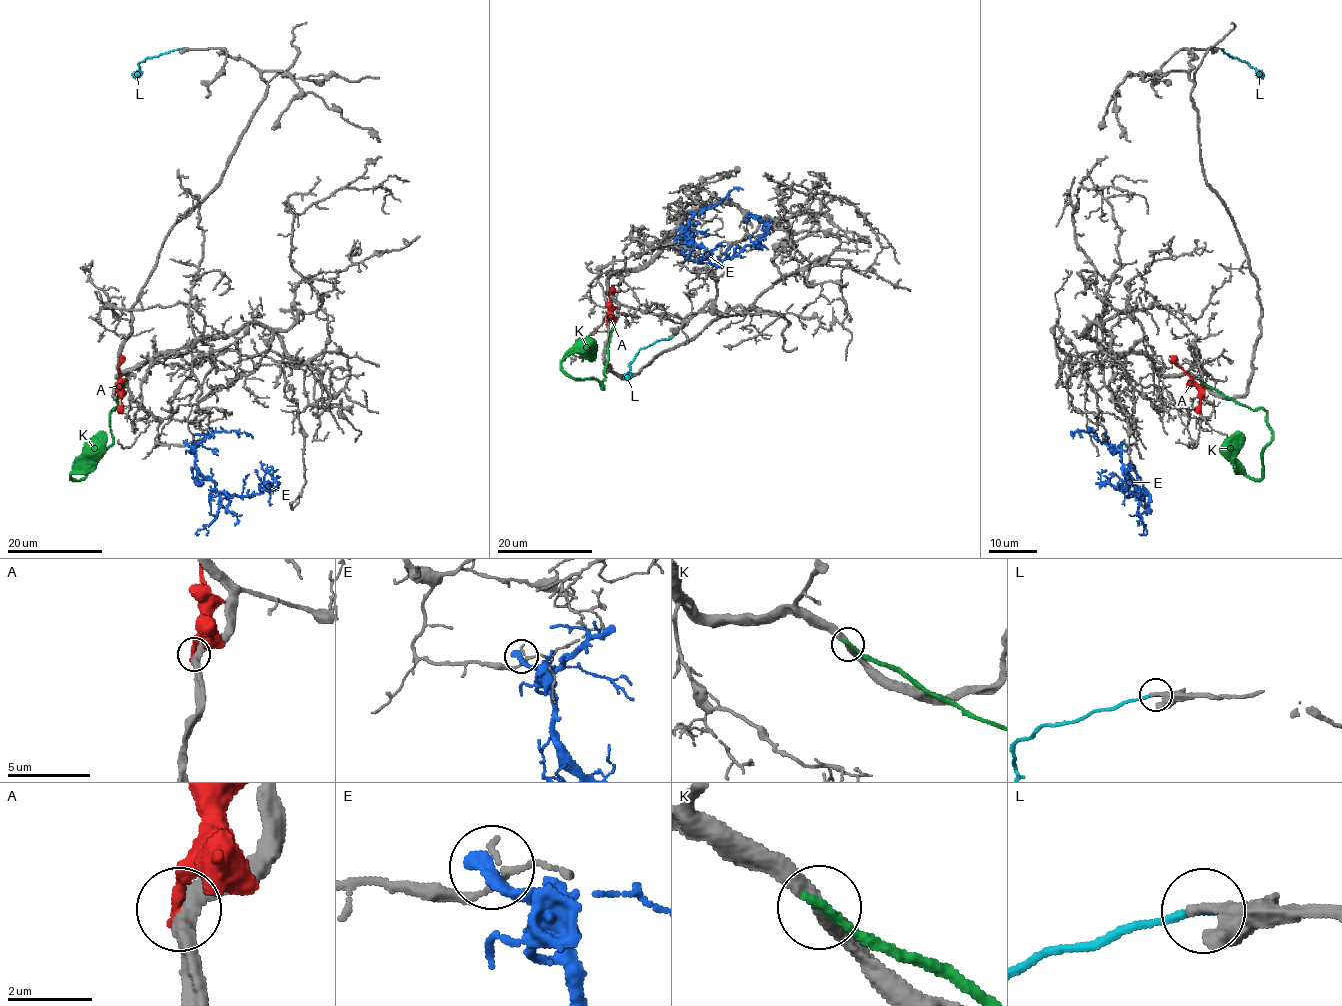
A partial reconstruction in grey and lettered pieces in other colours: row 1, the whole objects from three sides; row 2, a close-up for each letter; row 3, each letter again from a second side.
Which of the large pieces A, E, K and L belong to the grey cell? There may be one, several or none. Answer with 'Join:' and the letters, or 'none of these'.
Join: K

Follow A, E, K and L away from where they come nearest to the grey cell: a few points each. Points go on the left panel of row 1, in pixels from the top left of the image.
A: (116, 387), (118, 365), (123, 356)
E: (185, 443), (193, 449), (195, 467), (214, 482), (221, 493), (255, 494), (277, 485), (264, 482), (255, 470)
K: (126, 383), (120, 391), (117, 406), (111, 412), (112, 443), (85, 476), (74, 480), (71, 474), (105, 432)
L: (179, 48), (148, 57), (139, 64), (136, 78)

